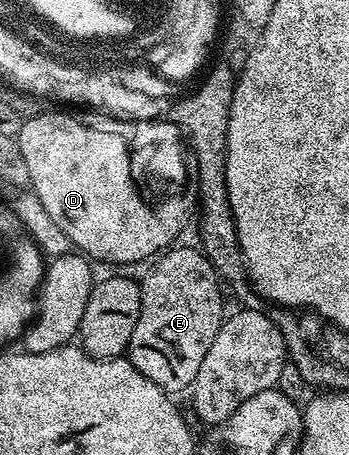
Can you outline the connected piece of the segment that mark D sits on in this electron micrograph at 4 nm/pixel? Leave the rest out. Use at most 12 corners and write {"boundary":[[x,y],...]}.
{"boundary":[[43,109],[29,187],[88,260],[139,263],[189,223],[139,196],[123,135]]}

